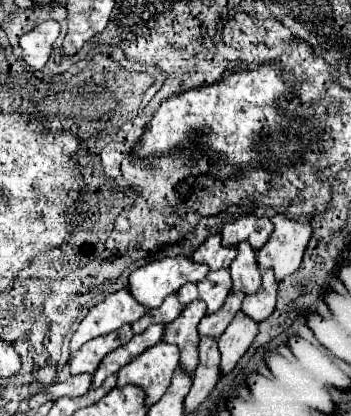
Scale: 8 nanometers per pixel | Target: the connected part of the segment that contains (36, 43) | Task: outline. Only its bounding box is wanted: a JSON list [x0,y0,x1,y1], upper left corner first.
[19,20,59,70]

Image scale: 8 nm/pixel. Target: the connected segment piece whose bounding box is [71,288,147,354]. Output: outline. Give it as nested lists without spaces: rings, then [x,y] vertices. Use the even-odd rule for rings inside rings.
[[[125,288],[107,296],[103,302],[93,306],[79,324],[77,332],[71,338],[71,354],[75,354],[85,342],[93,338],[105,336],[125,324],[133,324],[145,314],[145,310],[147,308],[141,308],[141,304],[137,304],[133,296],[125,292]]]

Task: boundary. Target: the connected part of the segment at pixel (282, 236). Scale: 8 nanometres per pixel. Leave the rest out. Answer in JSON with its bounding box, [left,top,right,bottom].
[257,214,311,282]

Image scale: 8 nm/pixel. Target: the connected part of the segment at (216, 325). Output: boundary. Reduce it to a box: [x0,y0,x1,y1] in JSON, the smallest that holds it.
[197,292,245,338]

